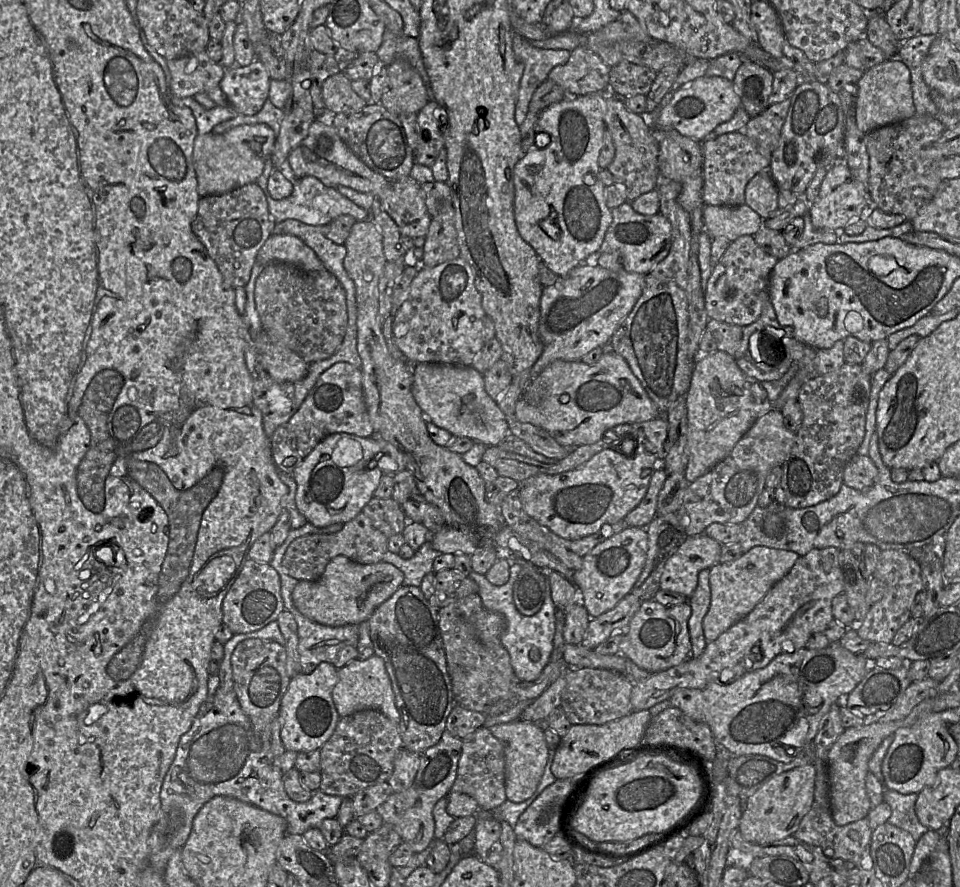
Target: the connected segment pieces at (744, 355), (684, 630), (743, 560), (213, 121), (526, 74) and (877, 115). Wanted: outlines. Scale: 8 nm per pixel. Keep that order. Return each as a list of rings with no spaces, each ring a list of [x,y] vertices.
[[[768,300],[759,318],[743,327],[741,343],[734,356],[739,368],[760,382],[780,379],[792,364],[792,359],[782,342],[782,338],[789,335],[788,332],[791,331],[791,327],[779,324],[775,309],[771,301]]]
[[[655,600],[643,602],[628,627],[620,633],[625,635],[619,645],[620,654],[650,674],[681,664],[691,656],[692,643],[688,625],[691,614],[689,602],[671,607],[666,607]]]
[[[755,546],[740,558],[710,568],[711,603],[703,621],[707,642],[714,641],[736,622],[747,616],[768,591],[794,566],[800,556],[788,550]]]
[[[171,96],[171,101],[176,106],[187,107],[192,110],[198,134],[211,133],[217,124],[234,118],[237,115],[230,105],[228,107],[216,105],[212,109],[205,109],[193,97],[178,98]]]
[[[514,33],[513,51],[517,61],[524,64],[515,106],[515,121],[520,127],[529,111],[529,104],[536,89],[546,80],[550,71],[564,65],[571,52],[563,49],[542,49]]]
[[[888,59],[865,71],[856,85],[855,118],[861,132],[895,124],[916,114],[913,103],[910,72],[899,59]]]

